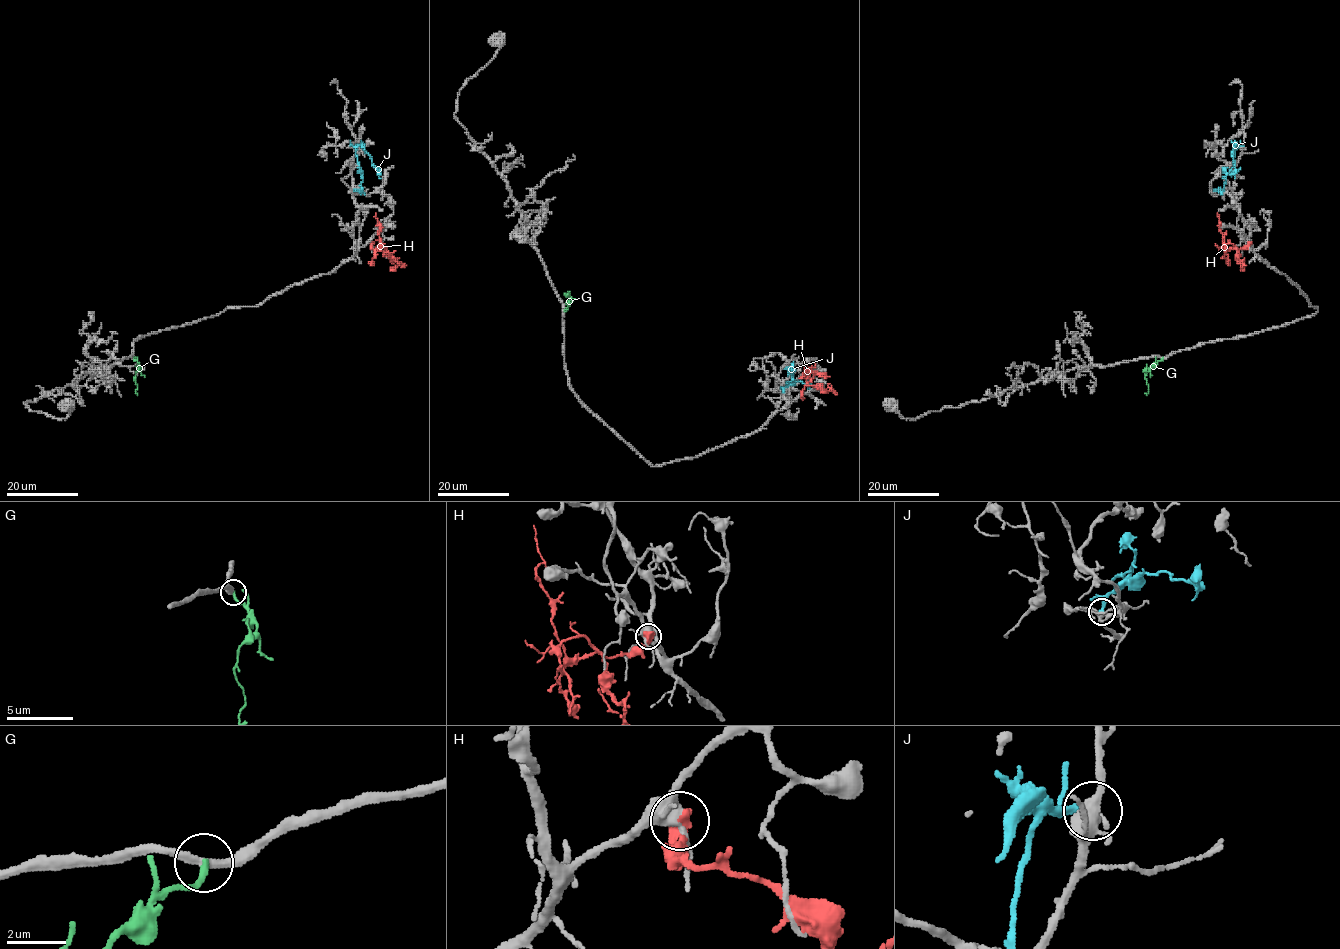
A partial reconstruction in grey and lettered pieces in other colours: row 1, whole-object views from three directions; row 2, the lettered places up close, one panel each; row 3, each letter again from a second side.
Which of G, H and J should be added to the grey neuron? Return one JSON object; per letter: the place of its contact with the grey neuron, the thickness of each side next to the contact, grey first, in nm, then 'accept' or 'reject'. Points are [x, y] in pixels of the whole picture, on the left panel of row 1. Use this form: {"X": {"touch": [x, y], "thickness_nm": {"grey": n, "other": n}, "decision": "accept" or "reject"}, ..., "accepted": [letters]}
{"G": {"touch": [134, 358], "thickness_nm": {"grey": 300, "other": 200}, "decision": "reject"}, "H": {"touch": [371, 243], "thickness_nm": {"grey": 360, "other": 440}, "decision": "reject"}, "J": {"touch": [353, 146], "thickness_nm": {"grey": 140, "other": 220}, "decision": "reject"}, "accepted": []}

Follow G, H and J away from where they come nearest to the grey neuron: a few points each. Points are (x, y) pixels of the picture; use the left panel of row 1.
G: (134, 357), (140, 367), (134, 381), (138, 393)
H: (371, 243), (372, 248), (378, 247), (380, 226), (375, 213)
J: (353, 146), (363, 180), (359, 190), (363, 190)

